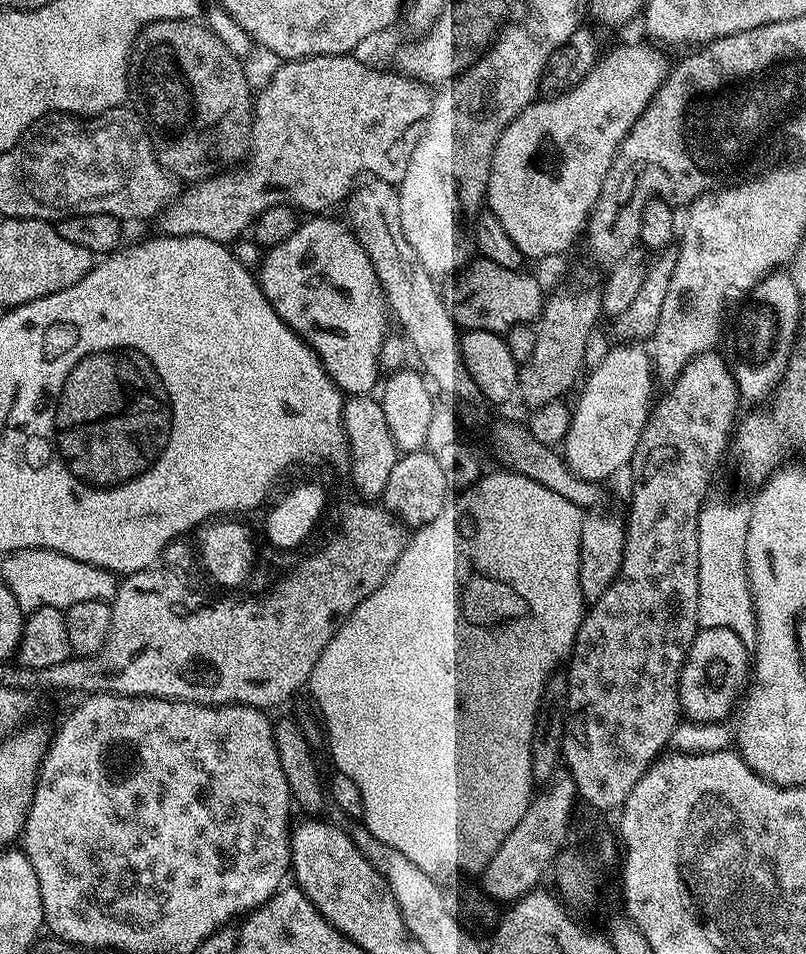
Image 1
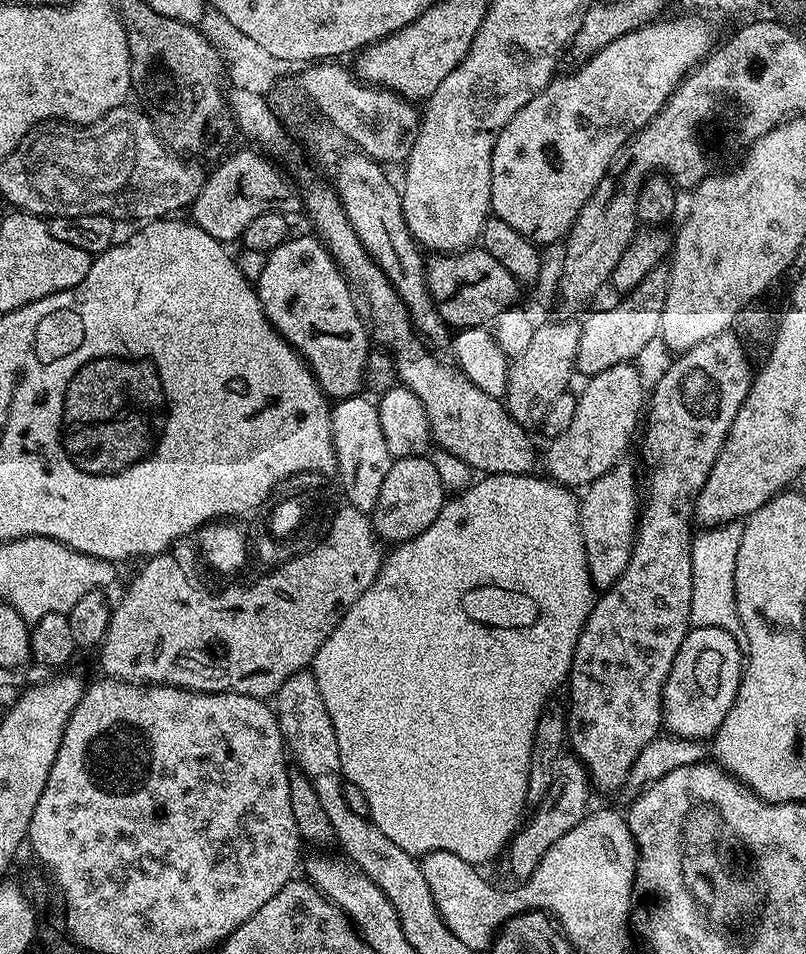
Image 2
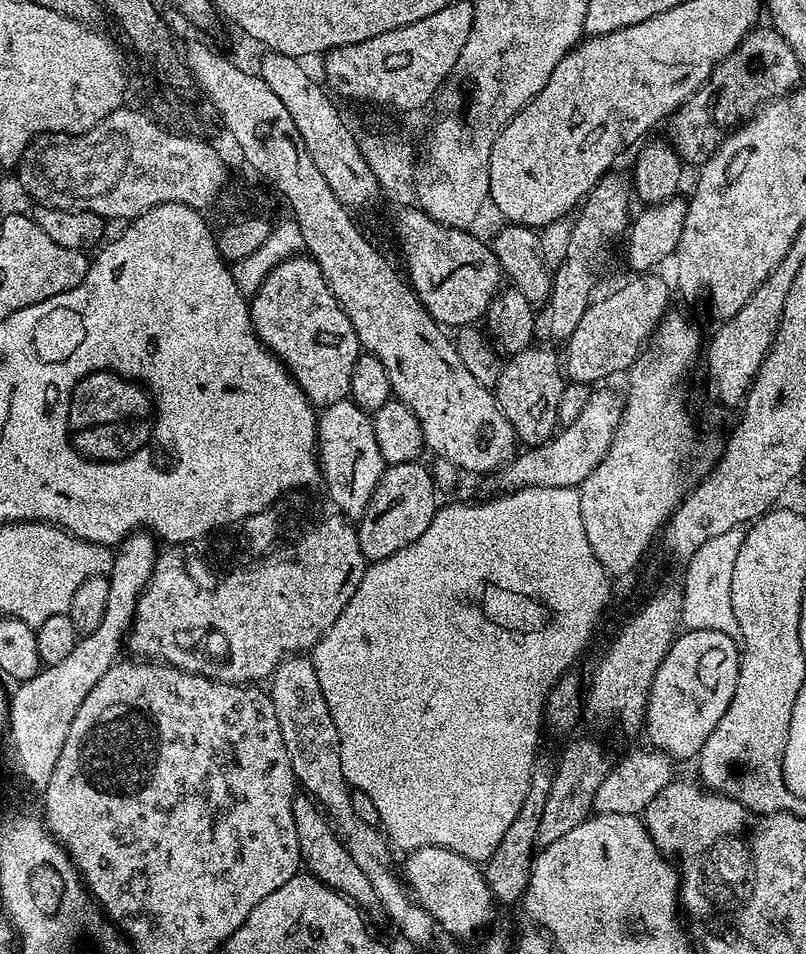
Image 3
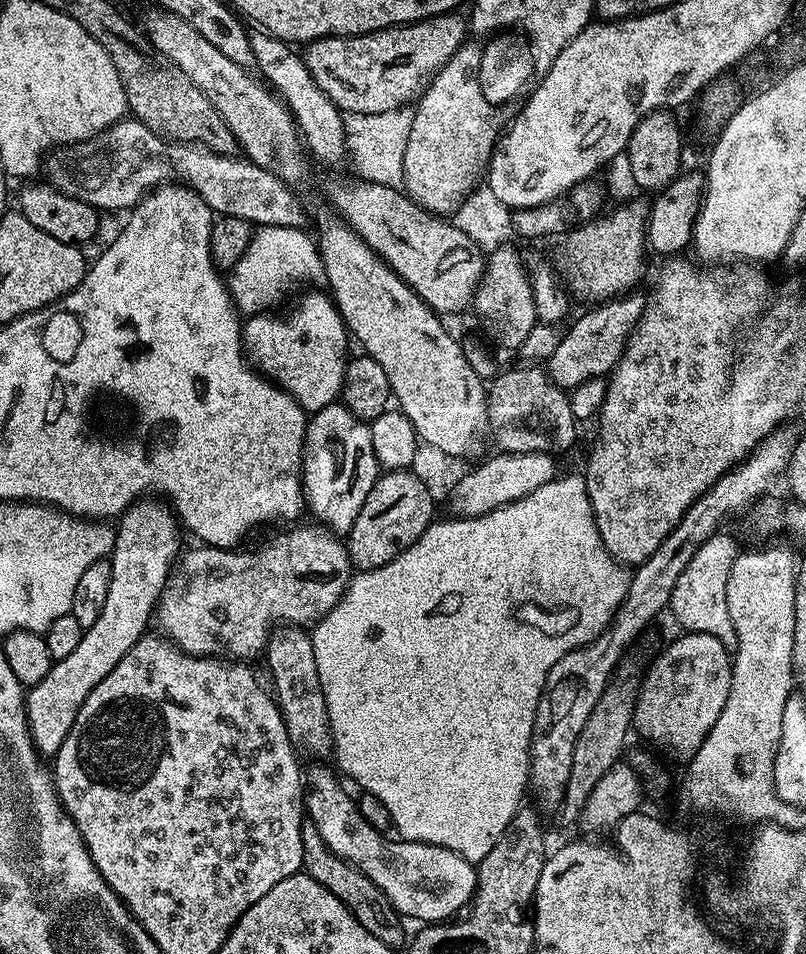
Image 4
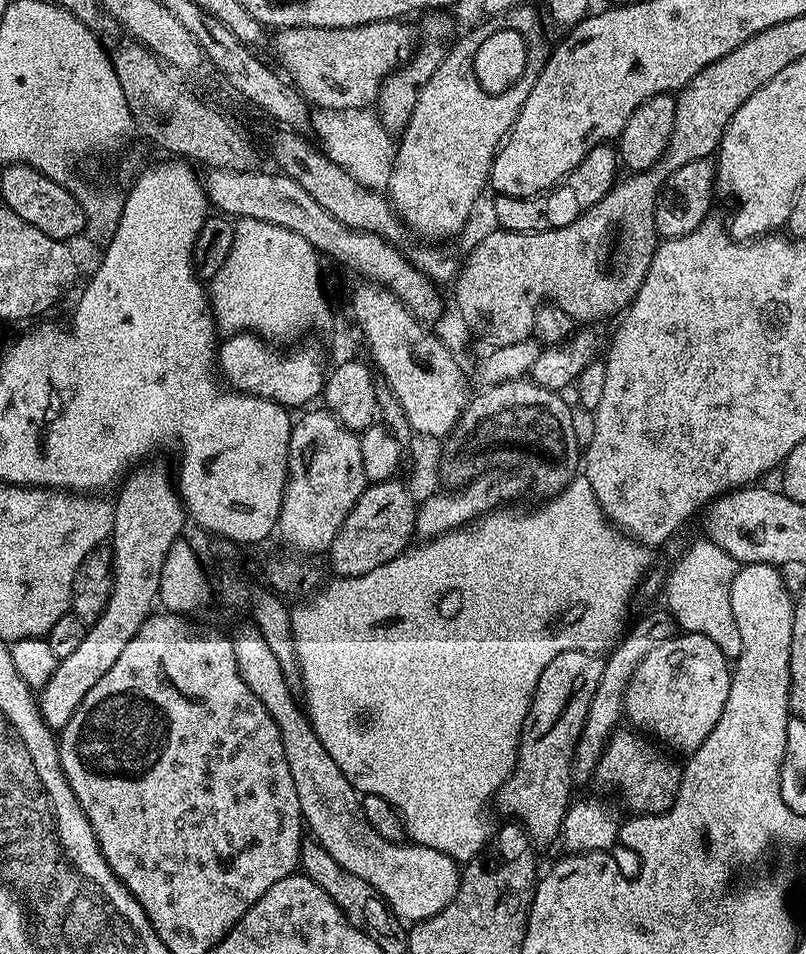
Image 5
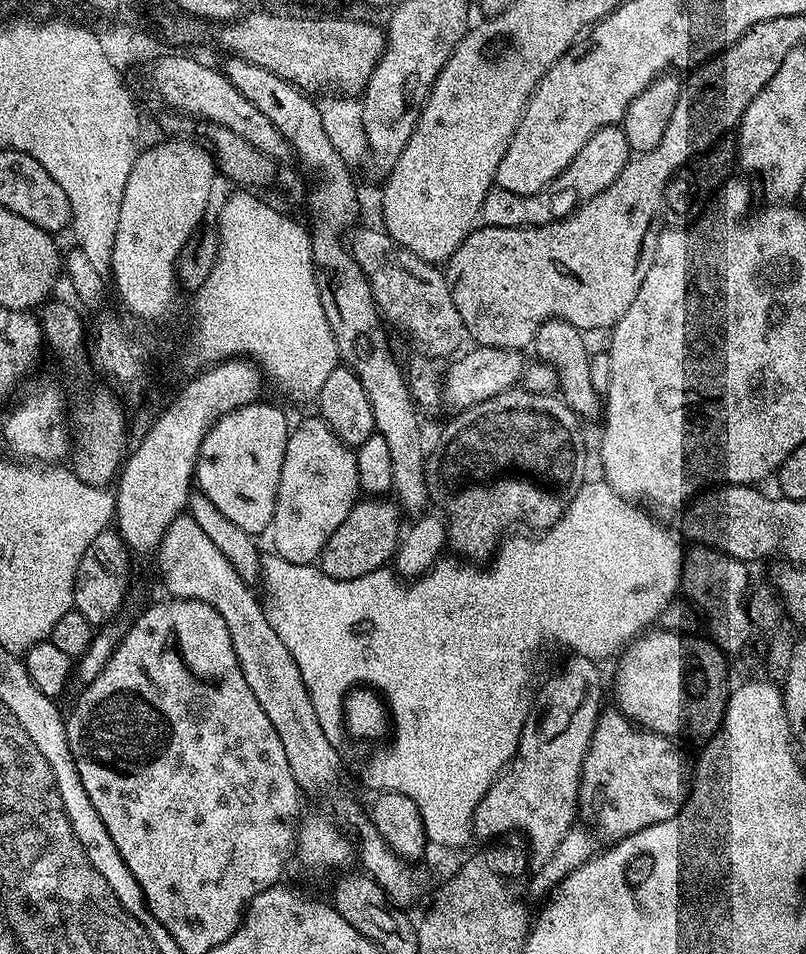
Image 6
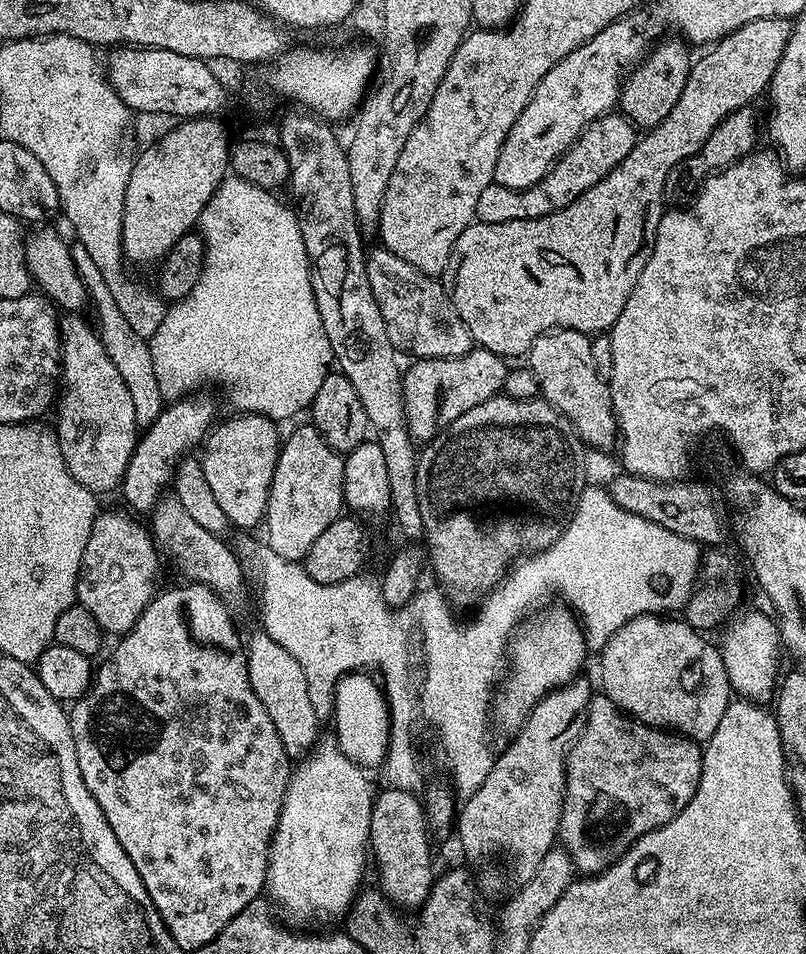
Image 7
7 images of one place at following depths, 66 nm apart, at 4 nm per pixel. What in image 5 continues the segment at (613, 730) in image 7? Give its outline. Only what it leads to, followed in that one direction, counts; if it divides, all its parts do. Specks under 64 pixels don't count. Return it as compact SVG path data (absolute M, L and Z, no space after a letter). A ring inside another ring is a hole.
M617 730L608 739L608 745L600 759L598 776L612 780L613 786L624 795L629 813L659 814L670 811L680 789L681 765L676 765L670 757L663 756L659 752L661 749L647 735L636 730L627 731Z

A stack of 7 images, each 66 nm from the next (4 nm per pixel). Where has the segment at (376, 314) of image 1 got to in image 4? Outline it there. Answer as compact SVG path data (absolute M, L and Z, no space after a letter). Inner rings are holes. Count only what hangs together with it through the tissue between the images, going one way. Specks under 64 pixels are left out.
M323 291L320 292L308 292L292 309L289 310L285 316L268 316L272 314L252 314L243 321L242 327L240 329L240 342L243 351L247 353L250 357L251 367L255 368L257 372L262 376L268 377L273 384L278 385L284 392L289 392L289 394L296 399L298 406L304 409L305 413L311 414L322 410L326 406L337 403L342 396L342 387L344 384L344 366L346 363L346 355L344 356L344 351L347 350L348 344L350 345L350 336L346 331L344 326L344 320L340 316L340 311L336 309L335 304L332 302L331 295L325 294Z

